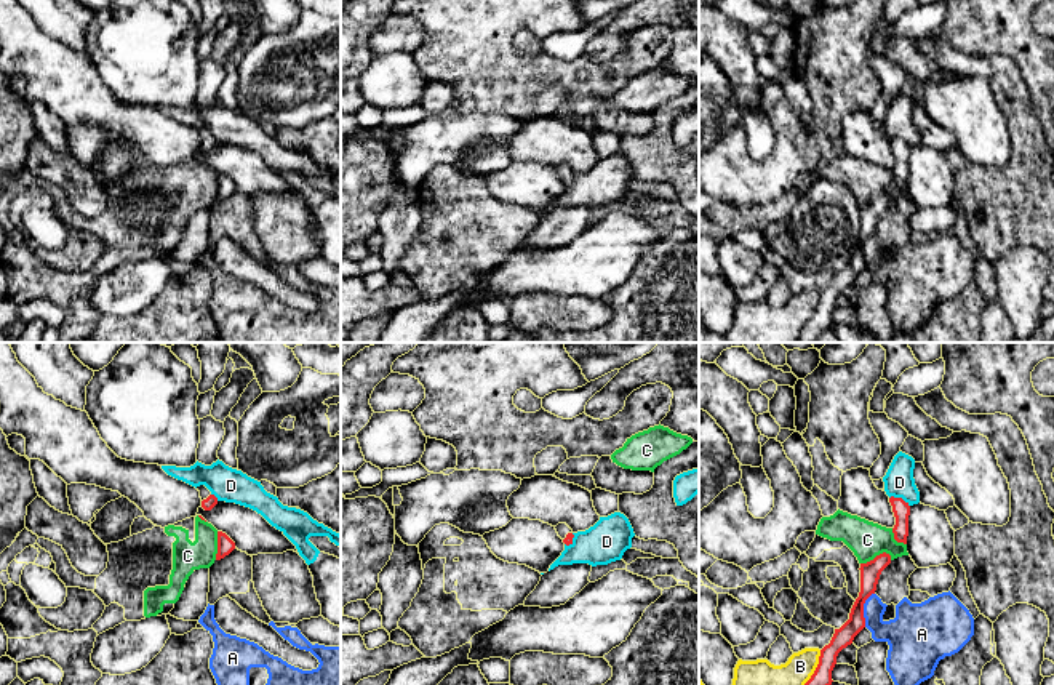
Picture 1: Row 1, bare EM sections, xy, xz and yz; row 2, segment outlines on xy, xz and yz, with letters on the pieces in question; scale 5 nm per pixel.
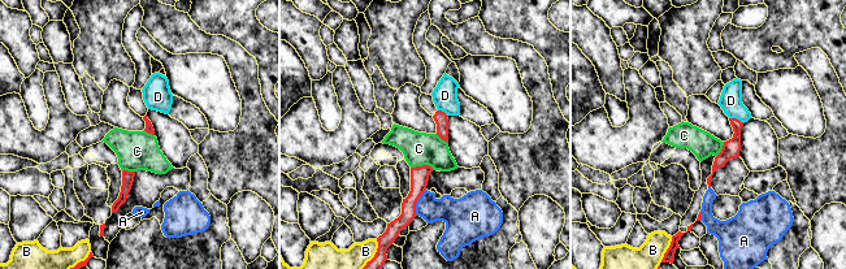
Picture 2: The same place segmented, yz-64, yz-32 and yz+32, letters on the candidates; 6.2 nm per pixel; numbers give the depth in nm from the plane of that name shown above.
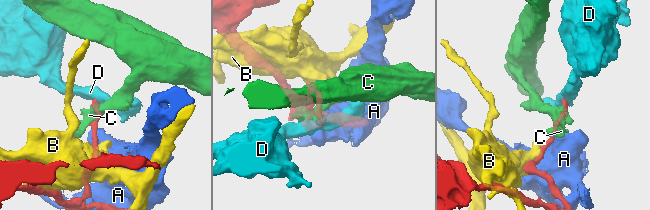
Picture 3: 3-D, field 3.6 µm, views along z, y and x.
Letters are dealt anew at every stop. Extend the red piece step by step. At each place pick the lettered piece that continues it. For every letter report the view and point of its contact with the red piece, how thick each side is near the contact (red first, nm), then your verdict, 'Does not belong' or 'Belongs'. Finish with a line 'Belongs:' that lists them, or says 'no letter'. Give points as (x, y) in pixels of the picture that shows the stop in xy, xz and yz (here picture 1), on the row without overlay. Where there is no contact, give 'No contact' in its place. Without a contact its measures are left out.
A: Touches red at yz (862, 252). Thickness 100 nm (red) against 200 nm. Does not belong
B: Touches red at yz (811, 317). Thickness 100 nm (red) against 320 nm. Does not belong
C: Touches red at yz (877, 197). Thickness 100 nm (red) against 190 nm. Does not belong
D: Touches red at yz (899, 140). Thickness 90 nm (red) against 150 nm. Does not belong
Belongs: no letter

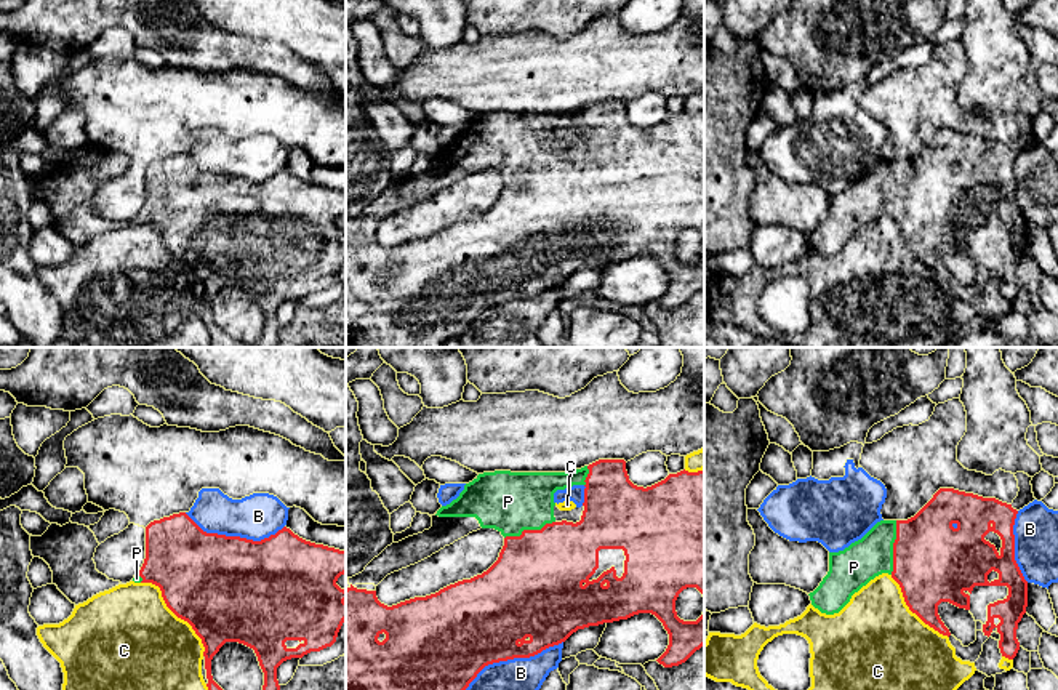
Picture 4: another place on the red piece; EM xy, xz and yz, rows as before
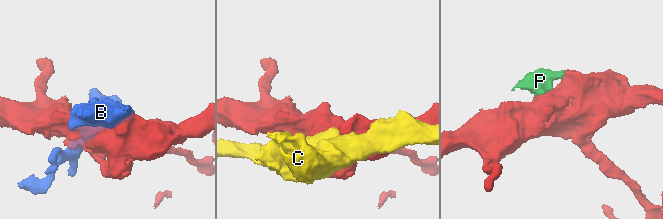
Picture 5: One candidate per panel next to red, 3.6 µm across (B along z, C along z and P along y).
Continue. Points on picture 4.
B: Touches red at xz (508, 300). Thickness 440 nm (red) against 380 nm. Does not belong
C: Touches red at xy (176, 256). Thickness 480 nm (red) against 500 nm. Does not belong
P: Touches red at yz (893, 189). Thickness 400 nm (red) against 200 nm. Belongs
Belongs: P

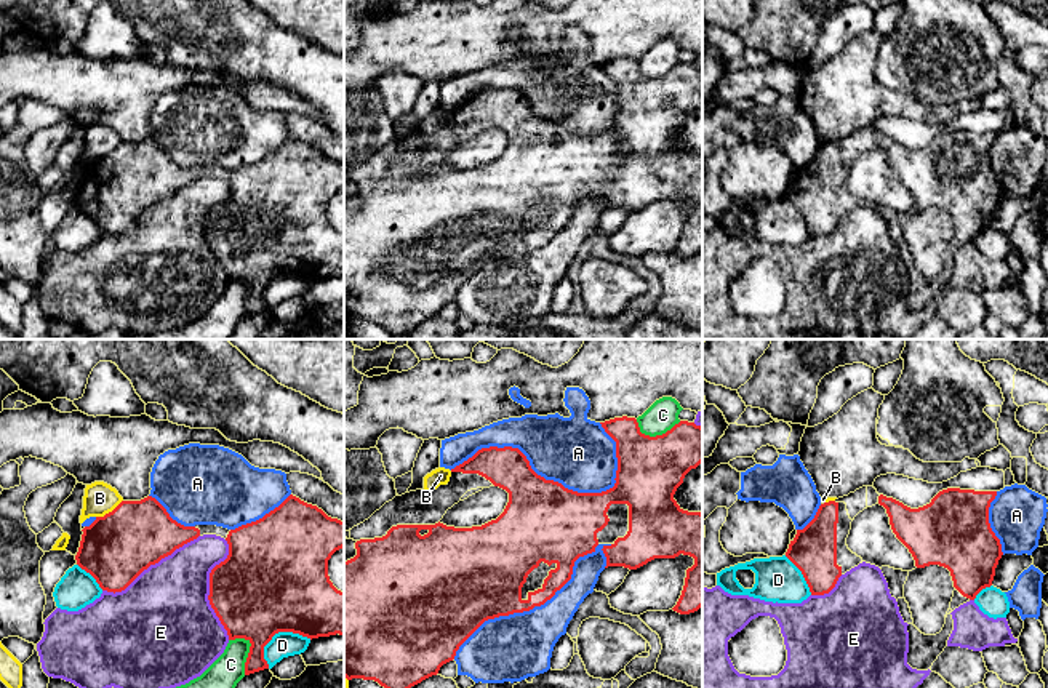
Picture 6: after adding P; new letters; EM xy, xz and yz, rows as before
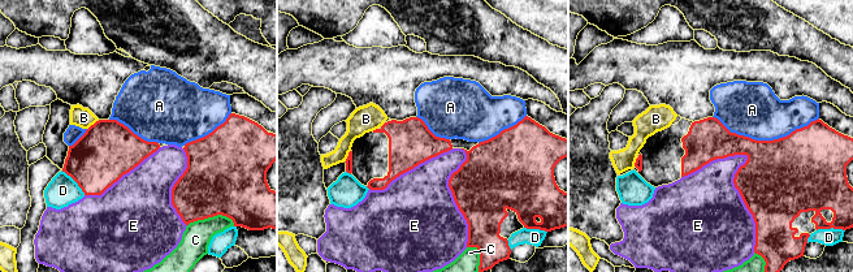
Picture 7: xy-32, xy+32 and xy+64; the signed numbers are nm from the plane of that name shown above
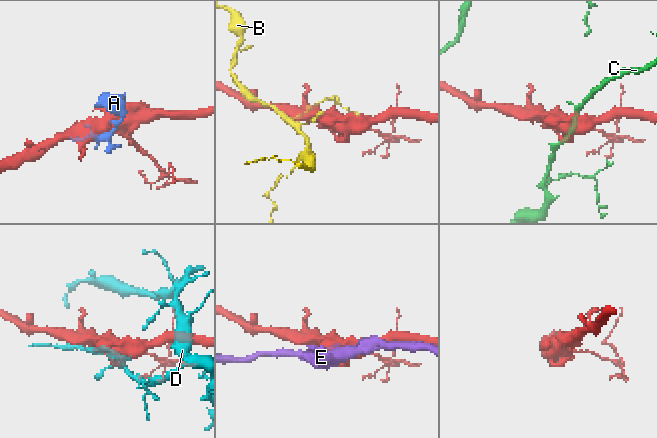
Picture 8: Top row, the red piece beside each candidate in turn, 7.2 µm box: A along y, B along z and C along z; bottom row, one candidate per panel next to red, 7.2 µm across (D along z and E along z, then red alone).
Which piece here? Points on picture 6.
A: Touches red at xz (551, 122). Thickness 400 nm (red) against 360 nm. Does not belong
B: Touches red at xy (109, 154). Thickness 360 nm (red) against 160 nm. Does not belong
C: Touches red at xy (250, 290). Thickness 400 nm (red) against 170 nm. Does not belong
D: Touches red at xy (276, 274). Thickness 500 nm (red) against 130 nm. Does not belong
E: Touches red at xy (210, 231). Thickness 460 nm (red) against 440 nm. Does not belong
Belongs: no letter

